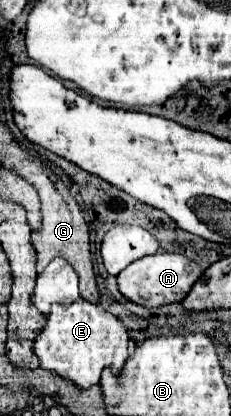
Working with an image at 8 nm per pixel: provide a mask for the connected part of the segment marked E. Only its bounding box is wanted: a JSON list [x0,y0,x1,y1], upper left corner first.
[33,298,129,390]

